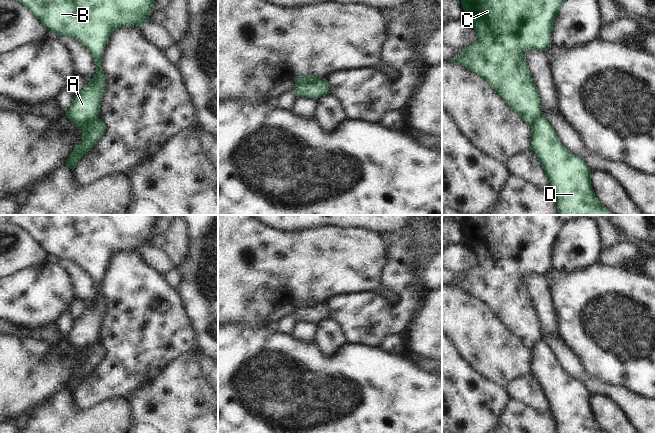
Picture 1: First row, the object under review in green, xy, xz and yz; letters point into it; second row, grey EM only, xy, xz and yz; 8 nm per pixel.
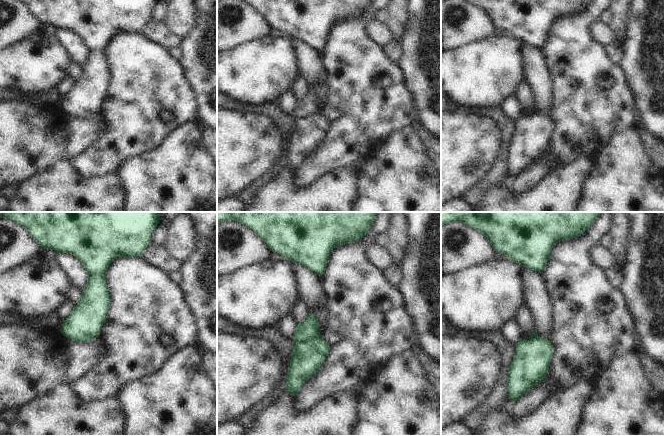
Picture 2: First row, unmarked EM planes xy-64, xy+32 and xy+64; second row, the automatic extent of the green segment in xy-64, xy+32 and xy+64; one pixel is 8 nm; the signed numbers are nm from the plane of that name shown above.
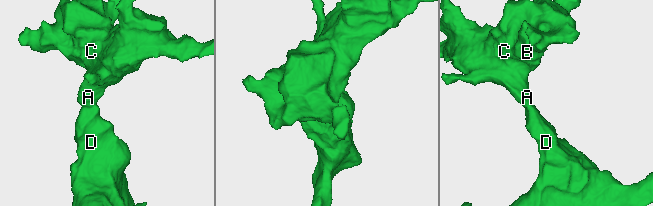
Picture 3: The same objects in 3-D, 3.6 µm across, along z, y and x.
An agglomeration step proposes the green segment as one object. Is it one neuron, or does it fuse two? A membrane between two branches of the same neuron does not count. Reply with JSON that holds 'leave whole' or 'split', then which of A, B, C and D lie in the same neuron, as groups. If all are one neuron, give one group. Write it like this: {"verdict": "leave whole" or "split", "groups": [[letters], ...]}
{"verdict": "split", "groups": [["A", "B", "C"], ["D"]]}

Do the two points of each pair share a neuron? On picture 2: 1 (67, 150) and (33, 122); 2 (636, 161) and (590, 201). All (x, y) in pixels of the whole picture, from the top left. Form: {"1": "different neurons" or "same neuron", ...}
{"1": "same neuron", "2": "same neuron"}

